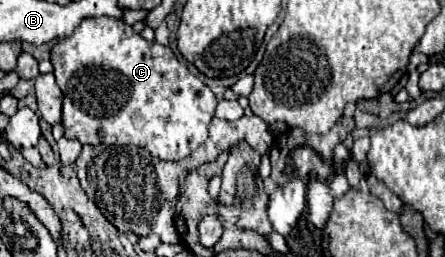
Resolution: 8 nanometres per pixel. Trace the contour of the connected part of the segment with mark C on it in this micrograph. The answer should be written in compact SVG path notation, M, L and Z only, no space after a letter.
M84 19L76 31L52 47L56 81L64 93L62 125L64 137L82 145L138 145L162 161L180 161L206 141L208 125L218 105L214 93L186 67L178 63L172 49L148 43L120 19Z

